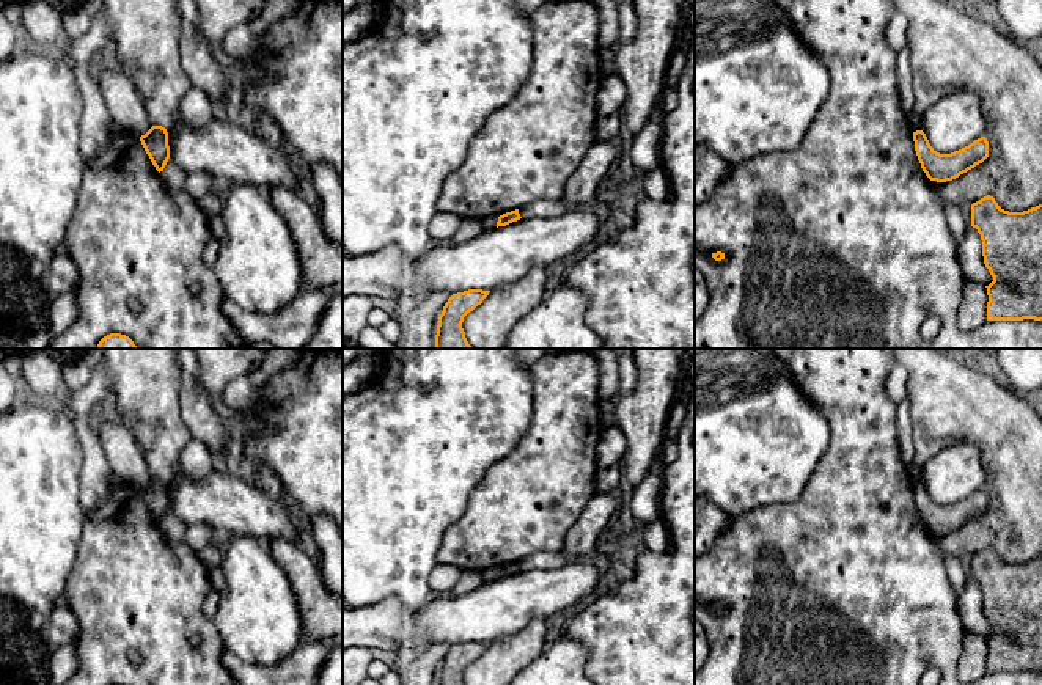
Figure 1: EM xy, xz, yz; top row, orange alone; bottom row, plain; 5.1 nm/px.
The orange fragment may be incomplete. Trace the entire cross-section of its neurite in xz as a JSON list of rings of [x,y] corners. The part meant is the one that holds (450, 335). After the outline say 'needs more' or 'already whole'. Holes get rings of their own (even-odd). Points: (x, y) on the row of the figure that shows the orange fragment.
[[[468,289],[453,294],[438,316],[435,349],[473,349],[462,328],[464,317],[473,311],[490,291]]] | already whole

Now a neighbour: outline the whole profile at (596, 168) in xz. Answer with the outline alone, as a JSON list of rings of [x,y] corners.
[[[610,140],[594,141],[567,179],[564,200],[580,204],[596,201],[597,189],[613,178],[615,167],[616,151]]]

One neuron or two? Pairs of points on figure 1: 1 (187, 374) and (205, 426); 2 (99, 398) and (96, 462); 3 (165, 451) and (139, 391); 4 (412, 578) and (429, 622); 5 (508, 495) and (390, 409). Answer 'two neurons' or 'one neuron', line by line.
1: one neuron
2: one neuron
3: one neuron
4: two neurons
5: two neurons

